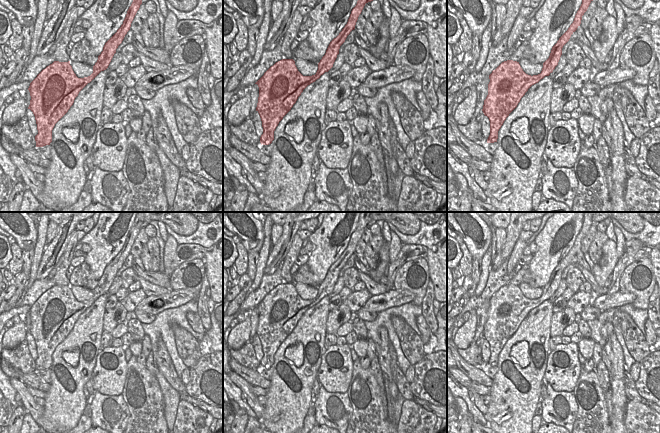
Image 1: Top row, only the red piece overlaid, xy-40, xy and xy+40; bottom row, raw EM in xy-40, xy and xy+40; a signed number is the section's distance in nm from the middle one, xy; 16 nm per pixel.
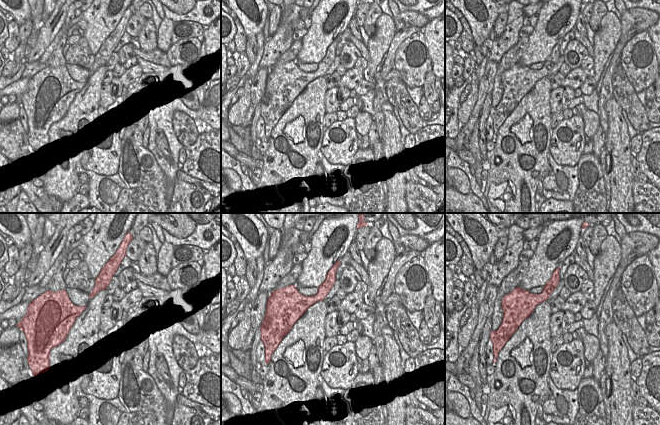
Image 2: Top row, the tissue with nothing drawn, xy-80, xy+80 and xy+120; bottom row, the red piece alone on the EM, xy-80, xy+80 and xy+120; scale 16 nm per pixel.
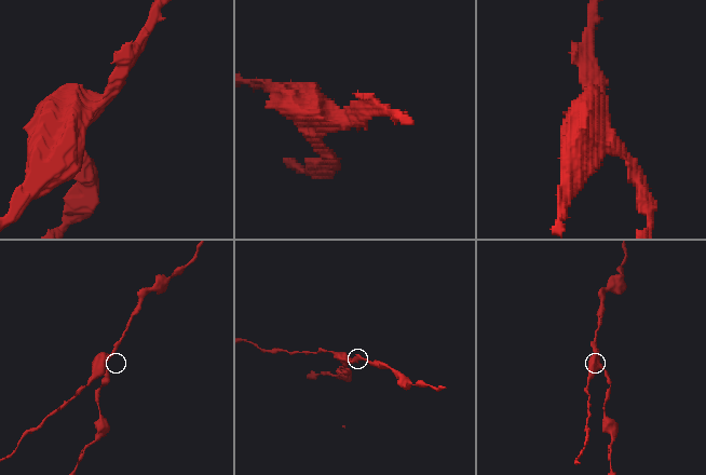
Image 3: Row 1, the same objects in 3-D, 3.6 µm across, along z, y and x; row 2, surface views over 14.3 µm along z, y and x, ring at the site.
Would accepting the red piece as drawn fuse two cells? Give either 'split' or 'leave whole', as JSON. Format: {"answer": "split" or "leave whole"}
{"answer": "split"}

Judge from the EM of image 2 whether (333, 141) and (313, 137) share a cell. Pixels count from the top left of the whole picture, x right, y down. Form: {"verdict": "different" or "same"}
{"verdict": "different"}

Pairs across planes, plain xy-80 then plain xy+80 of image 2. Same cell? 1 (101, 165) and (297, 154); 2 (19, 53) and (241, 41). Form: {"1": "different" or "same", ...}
{"1": "different", "2": "different"}

